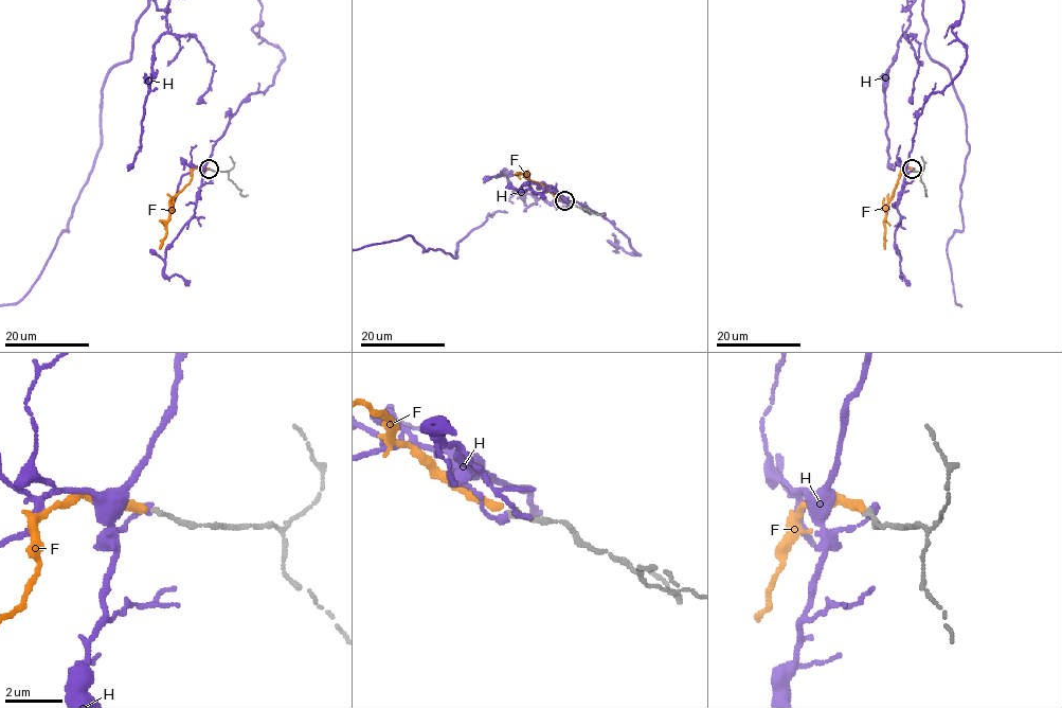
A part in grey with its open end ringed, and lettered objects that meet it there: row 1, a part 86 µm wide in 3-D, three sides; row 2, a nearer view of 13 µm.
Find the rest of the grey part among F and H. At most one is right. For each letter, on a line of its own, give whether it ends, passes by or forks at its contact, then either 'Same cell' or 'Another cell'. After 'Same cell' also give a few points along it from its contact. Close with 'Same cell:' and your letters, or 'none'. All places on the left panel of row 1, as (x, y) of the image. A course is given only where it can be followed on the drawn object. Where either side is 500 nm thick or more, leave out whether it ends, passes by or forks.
F: It ends there. Same cell. Its course: (208, 170), (195, 167), (190, 181), (172, 202), (166, 235), (159, 249)
H: It ends there. Another cell
Same cell: F

